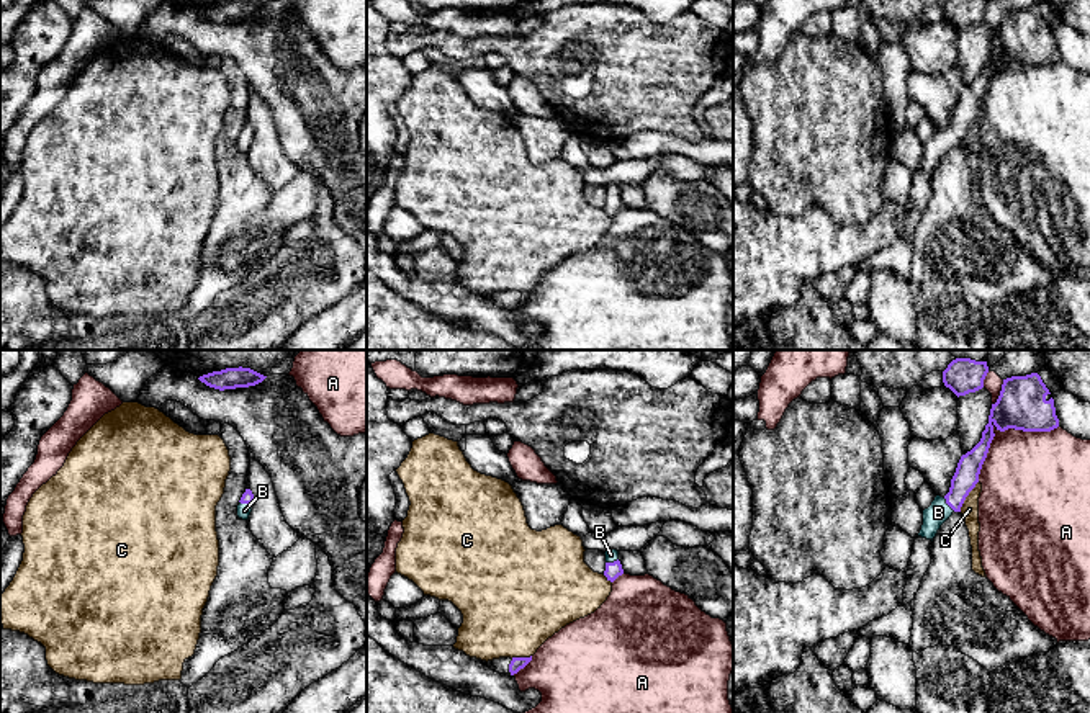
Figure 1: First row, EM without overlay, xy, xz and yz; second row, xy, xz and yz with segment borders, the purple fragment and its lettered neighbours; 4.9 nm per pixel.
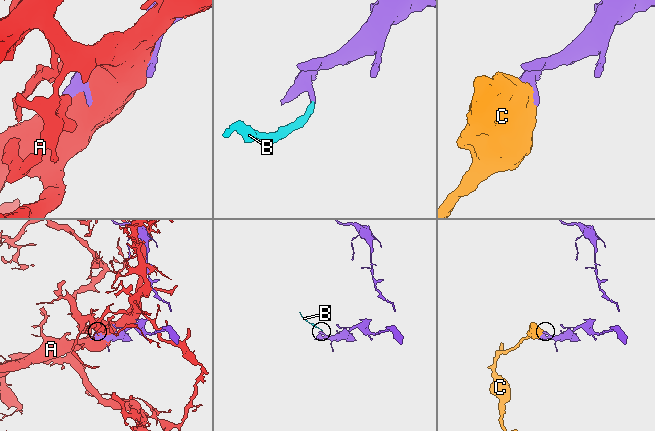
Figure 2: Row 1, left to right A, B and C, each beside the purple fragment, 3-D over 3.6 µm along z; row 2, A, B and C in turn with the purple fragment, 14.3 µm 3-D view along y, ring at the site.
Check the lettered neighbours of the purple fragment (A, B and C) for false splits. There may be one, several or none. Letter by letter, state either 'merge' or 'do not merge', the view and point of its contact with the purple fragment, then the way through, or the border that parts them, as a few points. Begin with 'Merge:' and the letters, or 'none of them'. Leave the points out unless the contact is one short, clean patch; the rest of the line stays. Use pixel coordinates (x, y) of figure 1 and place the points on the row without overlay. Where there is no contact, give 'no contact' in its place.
Merge: B
A: do not merge; meets purple in yz at (1000, 64)
B: merge; meets purple in yz at (948, 138); runs through yz (966, 110), (958, 128), (948, 138), (938, 146)
C: do not merge; meets purple in yz at (968, 128)

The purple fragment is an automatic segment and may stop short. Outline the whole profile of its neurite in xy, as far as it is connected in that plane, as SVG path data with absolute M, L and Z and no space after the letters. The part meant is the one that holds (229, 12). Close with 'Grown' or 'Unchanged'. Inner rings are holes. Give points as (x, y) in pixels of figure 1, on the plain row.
M226 2L221 5L213 5L200 10L198 13L209 21L224 25L236 21L249 21L262 16L267 10L250 3L250 2Z. Unchanged

